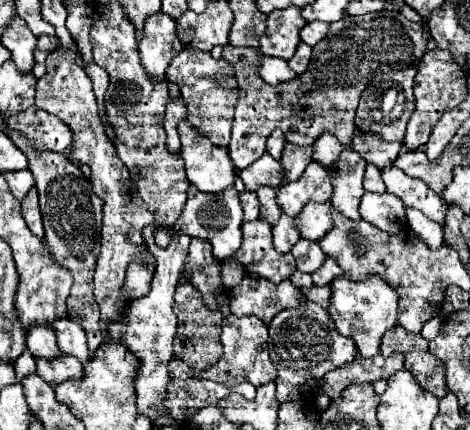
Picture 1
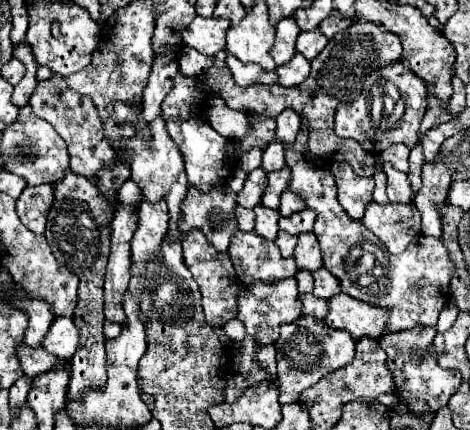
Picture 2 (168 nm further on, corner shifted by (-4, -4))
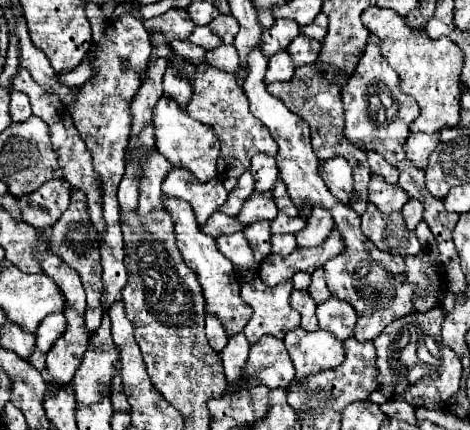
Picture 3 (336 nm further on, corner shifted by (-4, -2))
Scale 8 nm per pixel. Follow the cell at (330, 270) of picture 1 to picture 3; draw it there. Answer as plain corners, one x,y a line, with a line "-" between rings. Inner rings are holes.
321,267
315,269
315,273
313,273
313,281
311,281
311,285
309,285
309,293
311,293
311,297
313,297
317,303
321,303
321,301
325,301
327,297
331,297
331,291
329,291
329,287
327,287
327,283
325,283
323,269
321,269

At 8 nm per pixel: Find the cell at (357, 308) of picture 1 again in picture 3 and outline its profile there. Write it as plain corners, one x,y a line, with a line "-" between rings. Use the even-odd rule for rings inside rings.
329,297
327,301
317,305
317,319
319,327
331,331
337,339
349,339
353,337
353,329
357,323
357,311
341,299

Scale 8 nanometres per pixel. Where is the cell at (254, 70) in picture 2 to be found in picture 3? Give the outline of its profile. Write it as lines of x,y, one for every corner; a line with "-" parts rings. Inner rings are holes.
219,45
211,51
207,51
207,57
205,61
215,67
215,69
221,69
221,71
231,71
235,73
239,69
239,55
235,51
233,45

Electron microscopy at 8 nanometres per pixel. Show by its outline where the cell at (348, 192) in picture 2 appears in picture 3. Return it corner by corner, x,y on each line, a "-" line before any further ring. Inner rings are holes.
333,157
333,159
323,161
321,175
323,175
323,181
327,183
327,187
331,189
331,193
341,203
349,203
351,191
353,191
353,173
351,173
347,159

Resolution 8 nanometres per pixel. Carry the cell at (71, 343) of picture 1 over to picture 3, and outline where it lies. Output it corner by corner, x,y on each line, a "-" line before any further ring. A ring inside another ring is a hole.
51,313
51,315
47,315
43,319
43,323
39,325
39,329
35,331
37,347
35,347
35,353
31,355
31,361
29,361
37,371
41,371
45,367
45,355
47,355
47,351
65,333
65,329
67,329
67,321
65,321
63,313

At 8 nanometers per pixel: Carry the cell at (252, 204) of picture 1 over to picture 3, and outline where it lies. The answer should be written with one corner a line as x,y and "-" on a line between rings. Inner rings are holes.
215,211
215,215
211,215
211,219
201,227
203,233
219,237
219,235
231,235
235,231
243,231
243,223
239,223
237,217
231,215
223,215
221,211

